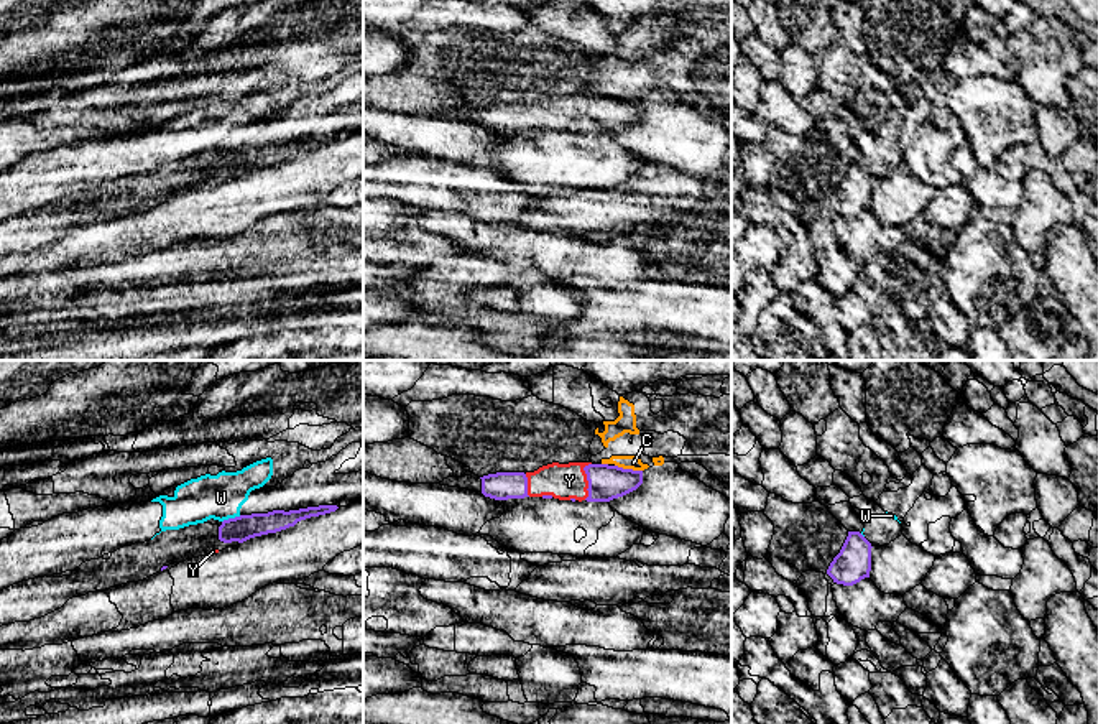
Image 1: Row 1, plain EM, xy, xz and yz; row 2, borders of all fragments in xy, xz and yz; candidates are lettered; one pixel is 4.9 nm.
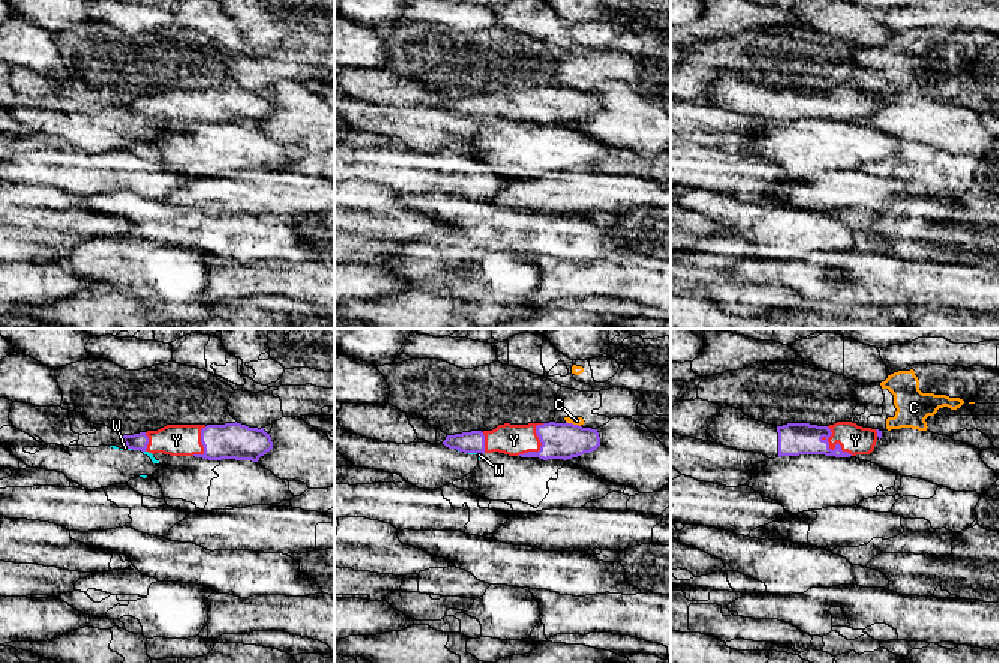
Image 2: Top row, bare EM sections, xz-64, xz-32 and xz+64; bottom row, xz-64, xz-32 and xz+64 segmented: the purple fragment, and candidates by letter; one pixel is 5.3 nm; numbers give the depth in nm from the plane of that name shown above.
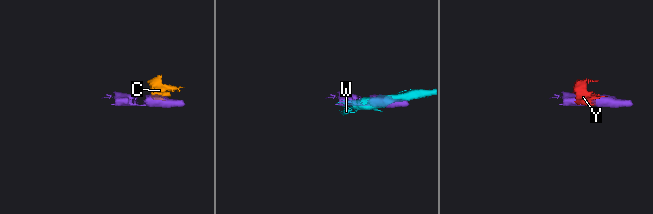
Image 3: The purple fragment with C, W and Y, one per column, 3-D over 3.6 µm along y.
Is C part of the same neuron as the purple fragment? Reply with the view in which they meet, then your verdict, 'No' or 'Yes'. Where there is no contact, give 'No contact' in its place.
Touches purple in xz. No

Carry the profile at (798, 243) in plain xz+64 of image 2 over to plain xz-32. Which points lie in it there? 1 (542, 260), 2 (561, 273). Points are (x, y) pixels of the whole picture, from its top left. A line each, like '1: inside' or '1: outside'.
1: outside
2: outside

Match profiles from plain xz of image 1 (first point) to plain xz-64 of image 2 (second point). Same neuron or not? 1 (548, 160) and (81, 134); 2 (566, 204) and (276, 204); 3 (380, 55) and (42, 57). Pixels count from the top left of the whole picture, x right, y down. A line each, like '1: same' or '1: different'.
1: different
2: same
3: same

